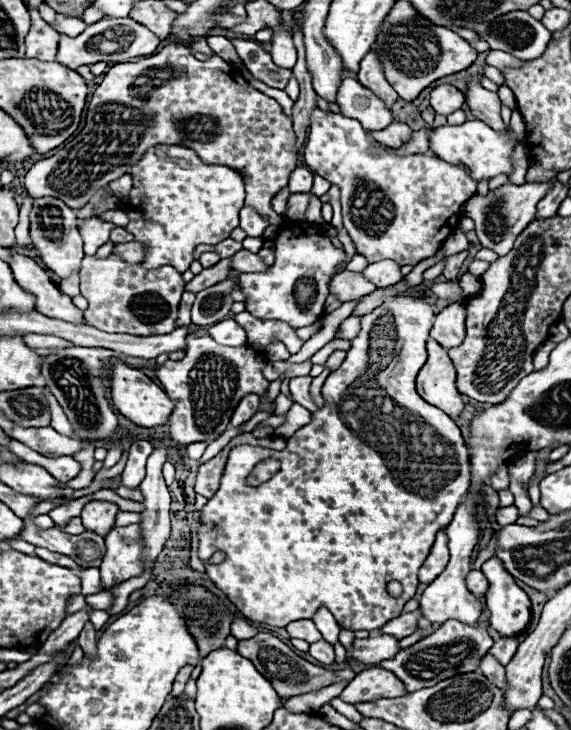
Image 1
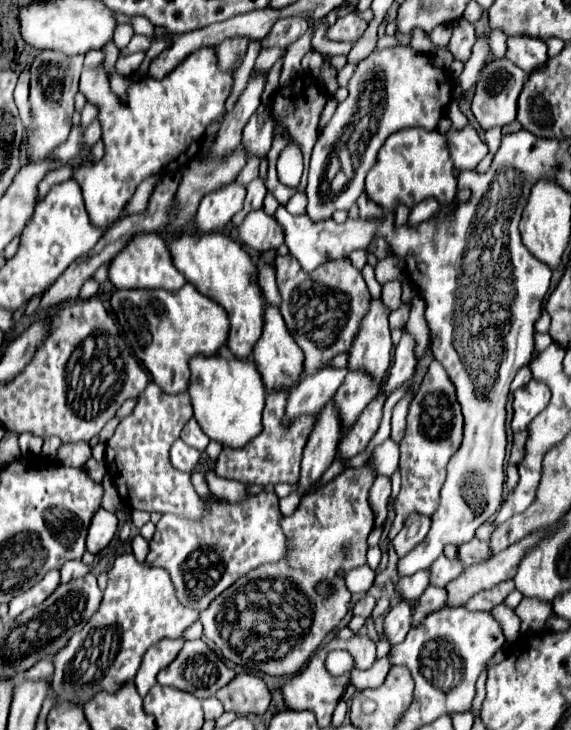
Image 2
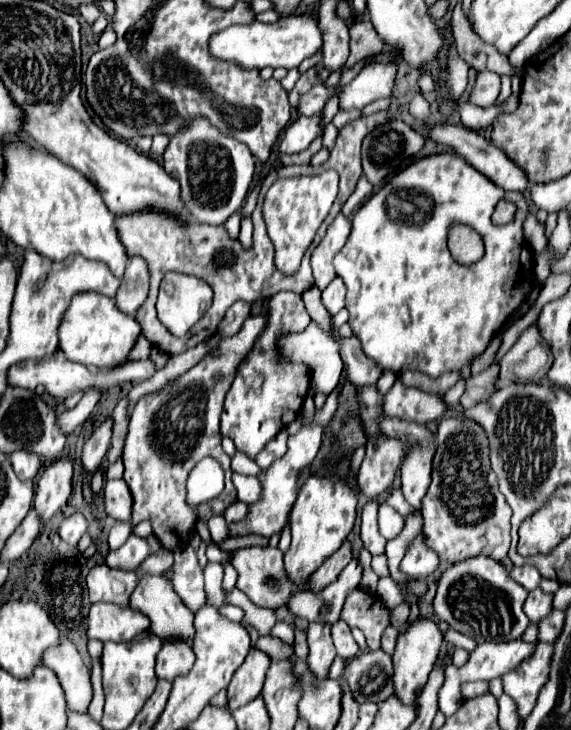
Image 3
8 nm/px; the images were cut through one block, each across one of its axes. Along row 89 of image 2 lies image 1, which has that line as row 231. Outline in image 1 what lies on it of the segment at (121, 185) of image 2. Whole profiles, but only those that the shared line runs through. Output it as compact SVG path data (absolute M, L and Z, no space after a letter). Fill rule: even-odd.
M152 146L142 160L132 166L134 188L126 200L122 200L122 210L128 214L130 222L126 226L128 232L134 234L134 240L146 244L146 258L142 262L144 268L160 268L164 264L174 266L178 272L186 272L194 262L194 248L198 244L218 244L230 236L234 228L240 226L238 212L244 206L244 182L242 176L228 166L212 166L204 164L194 150L184 146ZM90 218L79 227L79 233L84 238L84 252L86 256L94 256L96 250L108 242L114 224L101 224L99 218Z

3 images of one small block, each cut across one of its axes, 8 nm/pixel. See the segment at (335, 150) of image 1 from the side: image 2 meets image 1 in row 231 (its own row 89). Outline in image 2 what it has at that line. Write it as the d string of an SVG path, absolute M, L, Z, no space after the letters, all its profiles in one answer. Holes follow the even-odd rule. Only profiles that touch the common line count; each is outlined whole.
M394 46L384 50L374 50L370 56L358 62L350 82L348 98L338 104L332 120L322 130L310 160L308 174L308 216L318 222L330 218L336 210L348 210L358 196L364 192L364 178L376 164L378 150L386 138L404 128L428 128L436 130L444 108L452 98L440 98L440 86L452 86L450 74L444 68L436 68L426 52L414 52L410 46ZM338 140L346 140L346 148L354 160L354 178L346 182L340 192L332 192L326 182L326 170L330 164L330 154Z

